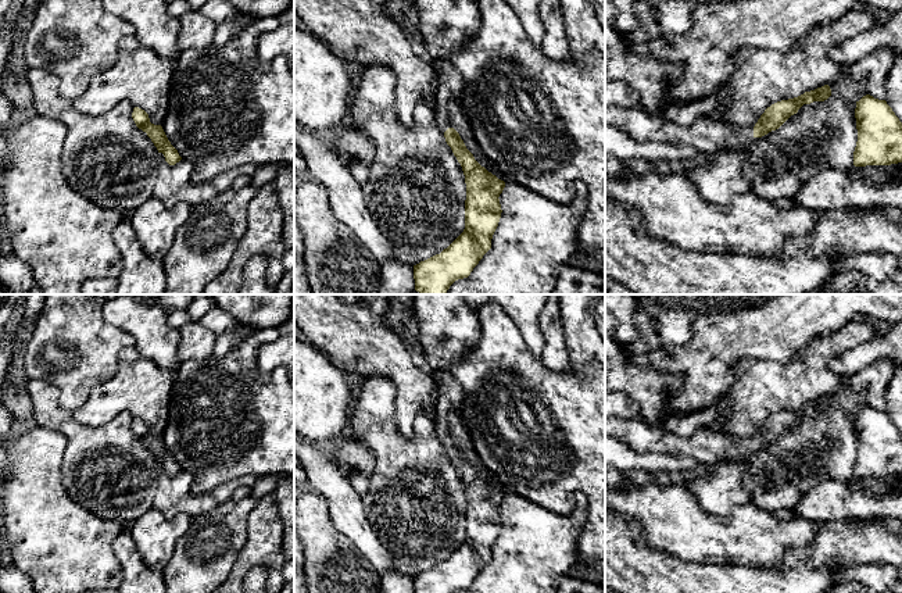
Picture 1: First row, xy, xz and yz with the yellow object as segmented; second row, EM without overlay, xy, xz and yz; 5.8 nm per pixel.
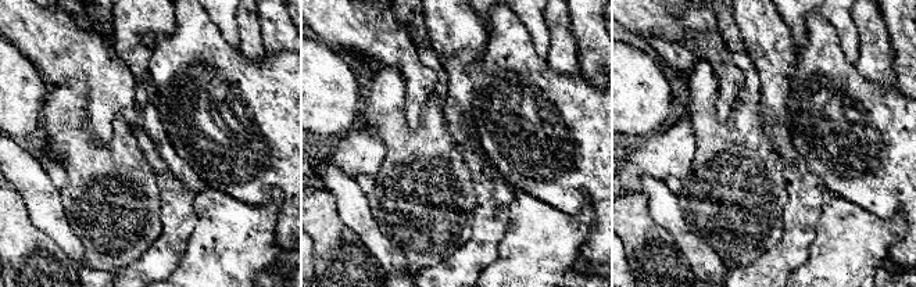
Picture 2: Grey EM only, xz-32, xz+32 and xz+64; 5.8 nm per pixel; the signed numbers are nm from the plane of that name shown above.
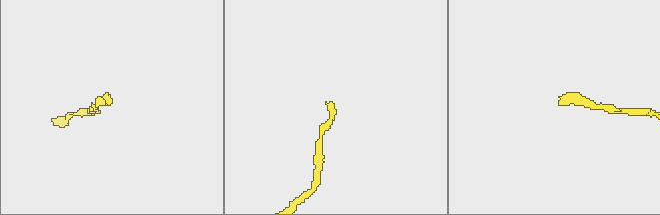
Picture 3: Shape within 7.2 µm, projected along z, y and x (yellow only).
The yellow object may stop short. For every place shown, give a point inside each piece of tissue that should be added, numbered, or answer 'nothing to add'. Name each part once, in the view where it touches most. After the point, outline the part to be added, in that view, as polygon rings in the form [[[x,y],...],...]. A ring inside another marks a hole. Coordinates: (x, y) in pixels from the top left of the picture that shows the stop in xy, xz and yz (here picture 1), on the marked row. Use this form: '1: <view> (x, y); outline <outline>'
1: yz (705, 136); outline [[[606,107],[605,124],[612,125],[638,142],[672,143],[699,157],[729,150],[737,140],[754,136],[754,126],[740,128],[701,117],[690,126],[680,126],[667,118],[643,108]]]

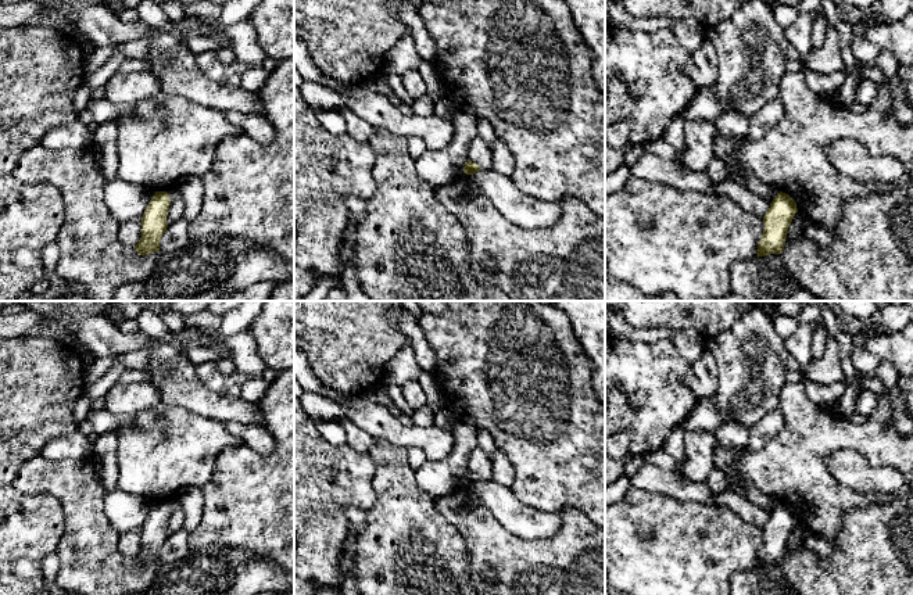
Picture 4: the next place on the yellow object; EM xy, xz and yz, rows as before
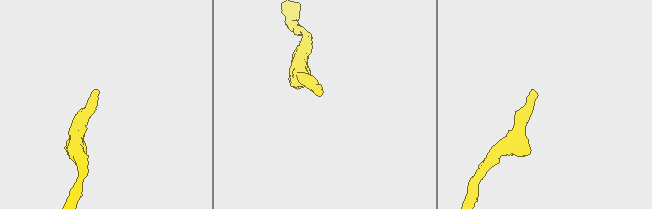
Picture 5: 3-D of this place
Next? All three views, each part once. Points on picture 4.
1: xz (525, 211); outline [[[481,169],[472,175],[483,193],[495,208],[511,222],[522,229],[548,229],[562,215],[563,198],[541,201],[516,187],[509,176],[494,169]]]

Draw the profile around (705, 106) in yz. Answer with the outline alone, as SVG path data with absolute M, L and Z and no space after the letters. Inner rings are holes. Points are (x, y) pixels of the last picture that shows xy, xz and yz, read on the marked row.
M698 89L691 104L683 111L681 118L687 121L712 121L715 122L723 112L723 107L717 100L715 90Z

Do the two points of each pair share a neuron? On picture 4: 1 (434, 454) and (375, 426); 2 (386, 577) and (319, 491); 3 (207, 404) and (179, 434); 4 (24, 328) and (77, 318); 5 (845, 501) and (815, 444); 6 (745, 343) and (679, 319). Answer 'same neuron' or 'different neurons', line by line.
1: same neuron
2: different neurons
3: different neurons
4: same neuron
5: same neuron
6: different neurons

